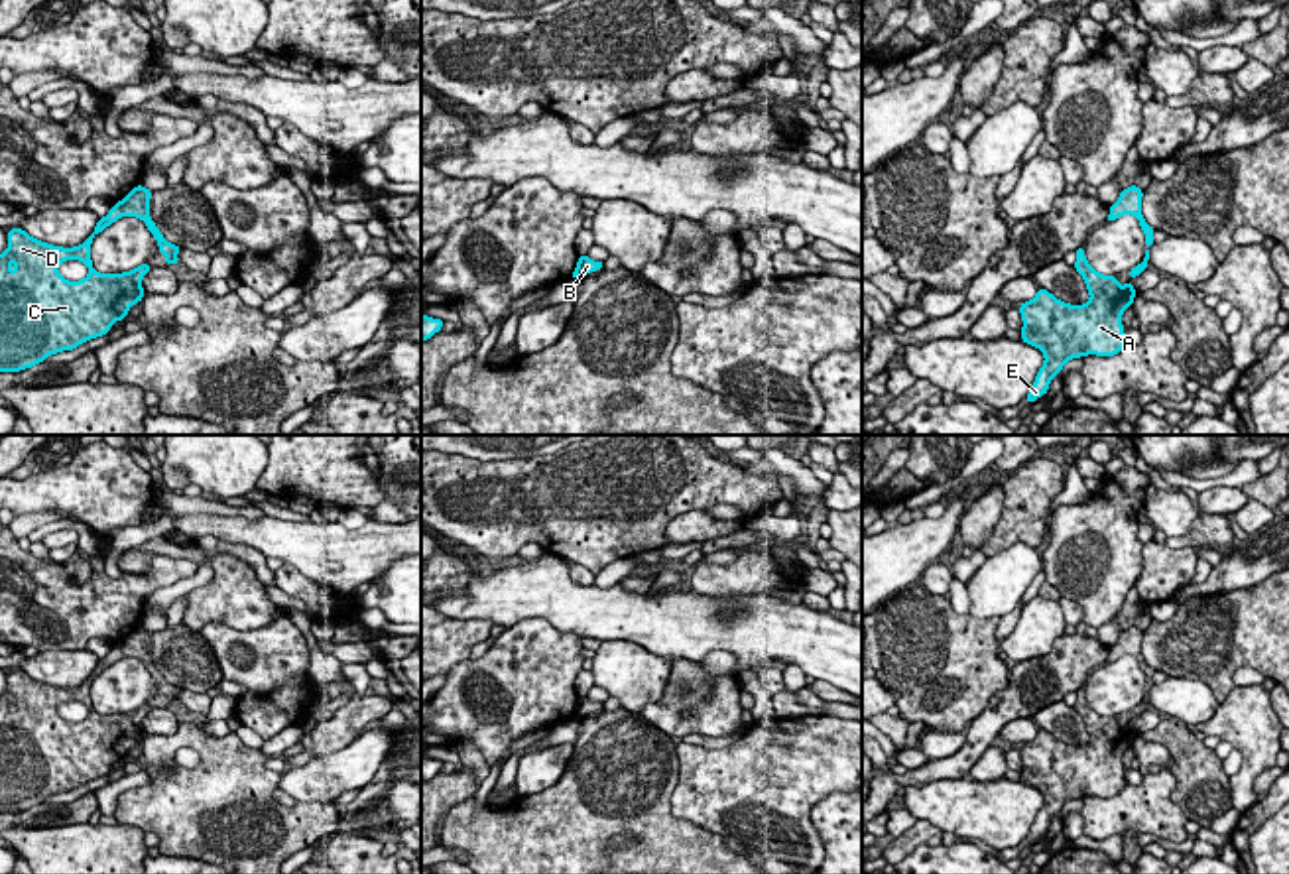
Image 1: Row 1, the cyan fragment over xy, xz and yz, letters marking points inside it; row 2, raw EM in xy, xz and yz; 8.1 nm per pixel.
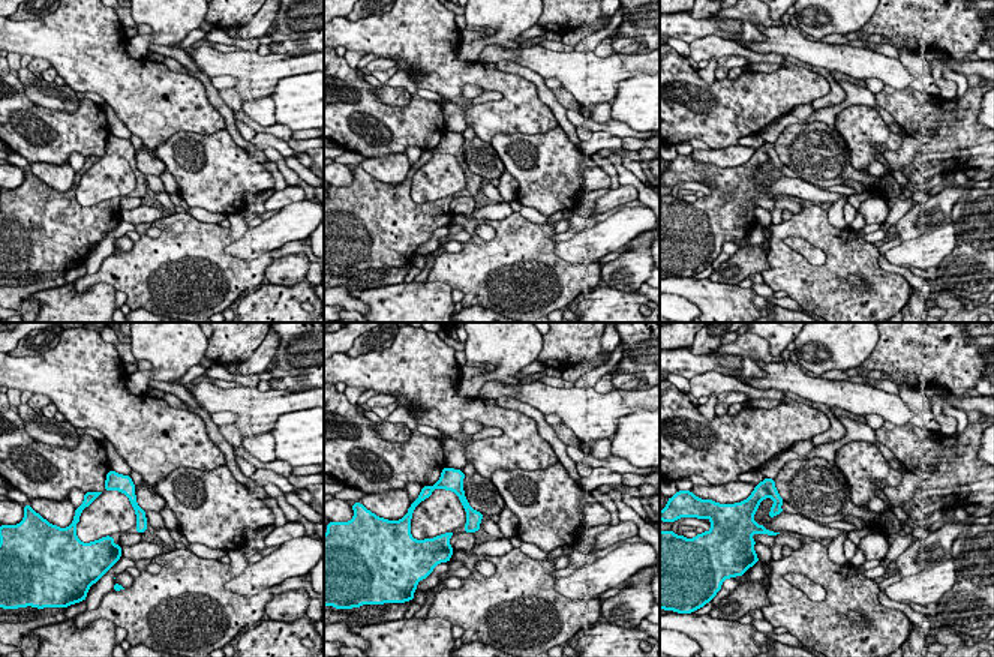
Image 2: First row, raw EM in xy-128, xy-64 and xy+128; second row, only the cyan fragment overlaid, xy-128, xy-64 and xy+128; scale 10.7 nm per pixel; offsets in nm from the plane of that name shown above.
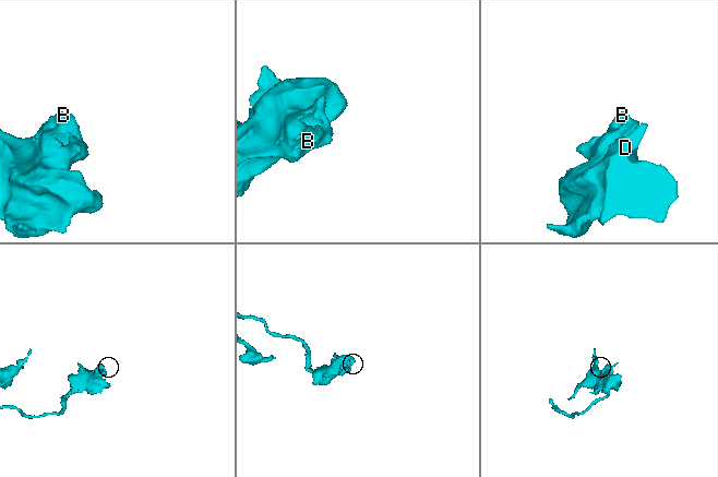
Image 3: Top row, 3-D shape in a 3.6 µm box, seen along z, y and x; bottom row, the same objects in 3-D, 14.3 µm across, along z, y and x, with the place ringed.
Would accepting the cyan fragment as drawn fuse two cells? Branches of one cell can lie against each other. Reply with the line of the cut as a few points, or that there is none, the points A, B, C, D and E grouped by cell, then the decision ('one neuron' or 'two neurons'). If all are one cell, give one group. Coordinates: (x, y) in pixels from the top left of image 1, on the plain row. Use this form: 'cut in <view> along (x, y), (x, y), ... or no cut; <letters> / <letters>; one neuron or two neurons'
no cut; A B C D E; one neuron

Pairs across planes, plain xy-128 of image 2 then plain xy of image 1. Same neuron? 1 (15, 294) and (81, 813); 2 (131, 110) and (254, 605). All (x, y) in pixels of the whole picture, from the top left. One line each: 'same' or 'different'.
1: same
2: same

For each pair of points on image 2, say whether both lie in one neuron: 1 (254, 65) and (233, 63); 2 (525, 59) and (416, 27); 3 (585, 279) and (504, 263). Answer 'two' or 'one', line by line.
1: one
2: two
3: one

